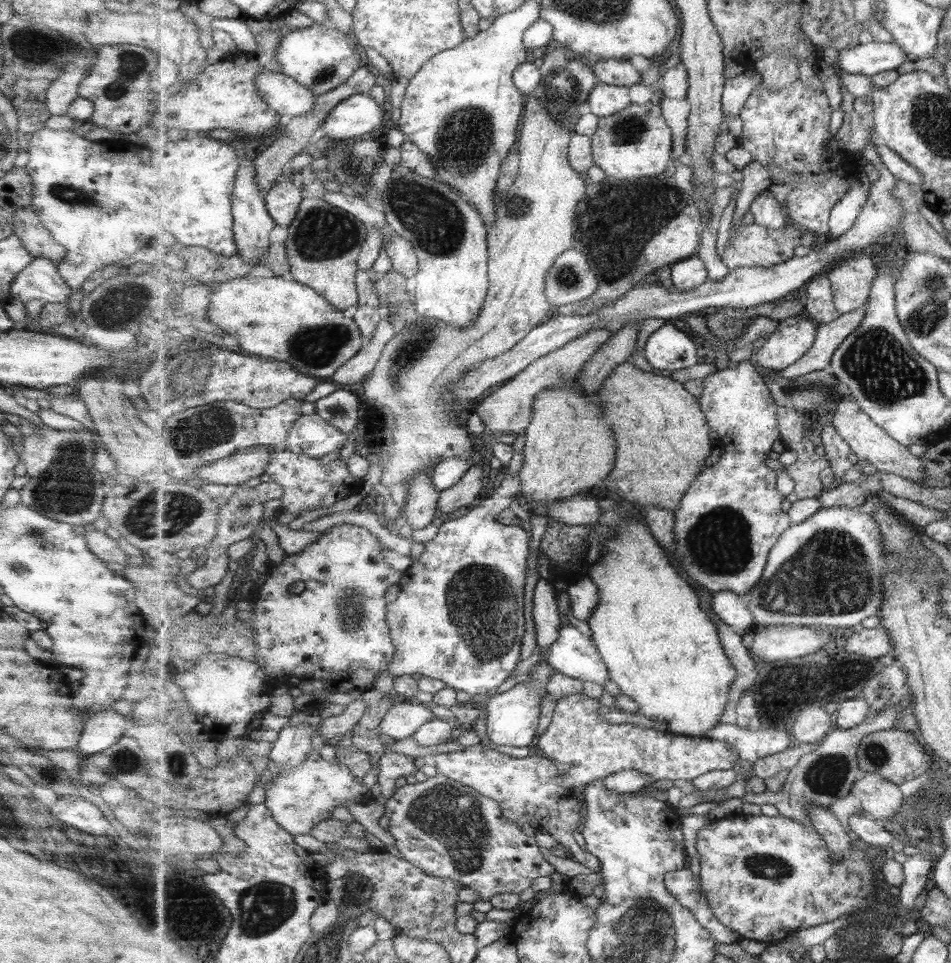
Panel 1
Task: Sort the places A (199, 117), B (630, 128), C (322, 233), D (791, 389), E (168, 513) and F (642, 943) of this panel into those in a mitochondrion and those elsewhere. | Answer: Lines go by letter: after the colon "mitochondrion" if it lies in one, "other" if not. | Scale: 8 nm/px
A: other
B: mitochondrion
C: mitochondrion
D: mitochondrion
E: mitochondrion
F: mitochondrion

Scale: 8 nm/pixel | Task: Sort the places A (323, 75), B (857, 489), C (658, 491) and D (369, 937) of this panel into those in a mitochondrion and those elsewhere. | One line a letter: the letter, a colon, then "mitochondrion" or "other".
A: mitochondrion
B: other
C: other
D: other

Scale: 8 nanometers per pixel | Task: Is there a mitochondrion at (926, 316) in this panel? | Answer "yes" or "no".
yes

